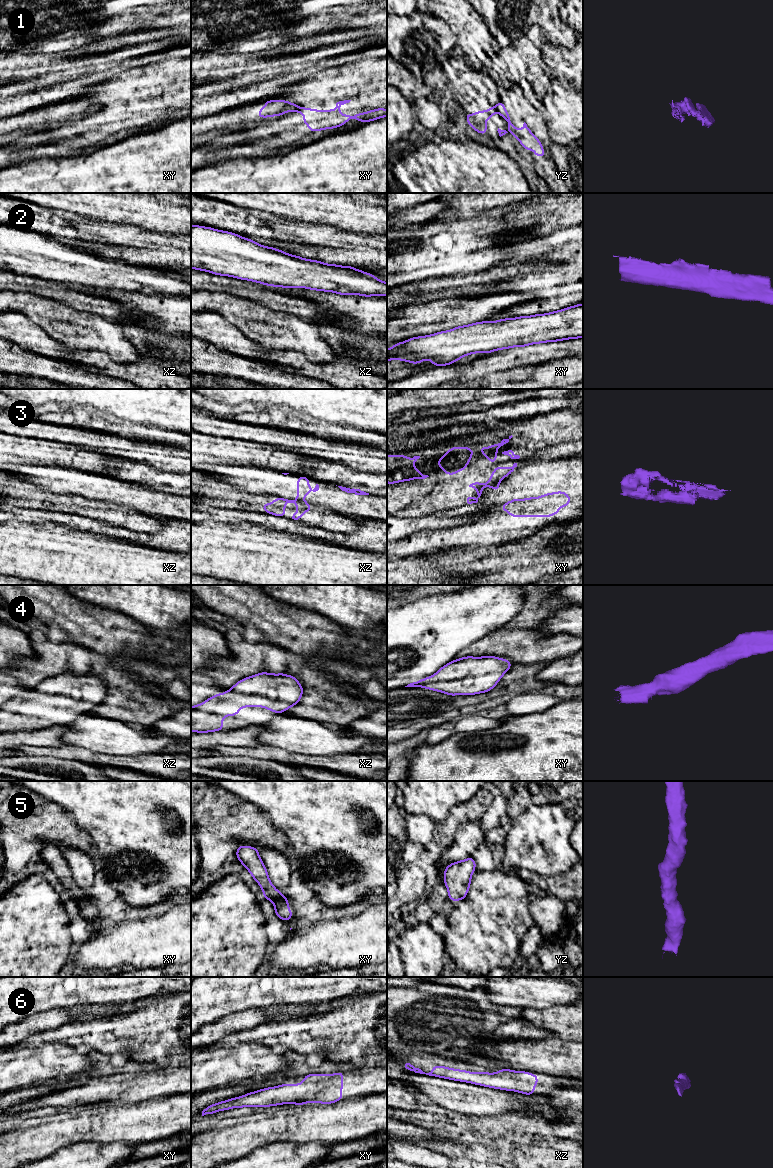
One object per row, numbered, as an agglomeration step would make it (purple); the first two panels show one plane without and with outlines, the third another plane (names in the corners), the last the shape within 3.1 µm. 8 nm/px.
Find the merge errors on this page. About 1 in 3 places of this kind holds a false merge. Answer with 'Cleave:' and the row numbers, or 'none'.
Cleave: 1, 3

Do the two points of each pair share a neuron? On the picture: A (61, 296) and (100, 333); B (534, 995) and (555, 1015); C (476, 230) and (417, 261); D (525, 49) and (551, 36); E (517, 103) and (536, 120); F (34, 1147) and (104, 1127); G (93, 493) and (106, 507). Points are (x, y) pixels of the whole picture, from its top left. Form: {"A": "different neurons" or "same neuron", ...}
{"A": "different neurons", "B": "different neurons", "C": "same neuron", "D": "different neurons", "E": "same neuron", "F": "same neuron", "G": "different neurons"}

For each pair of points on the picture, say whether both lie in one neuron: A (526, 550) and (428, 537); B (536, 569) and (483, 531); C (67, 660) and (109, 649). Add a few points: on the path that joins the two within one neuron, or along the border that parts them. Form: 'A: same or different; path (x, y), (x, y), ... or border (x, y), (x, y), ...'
A: different; border (504, 544), (497, 546)
B: different; border (504, 544), (488, 548)
C: different; border (72, 642), (88, 647), (96, 657)

